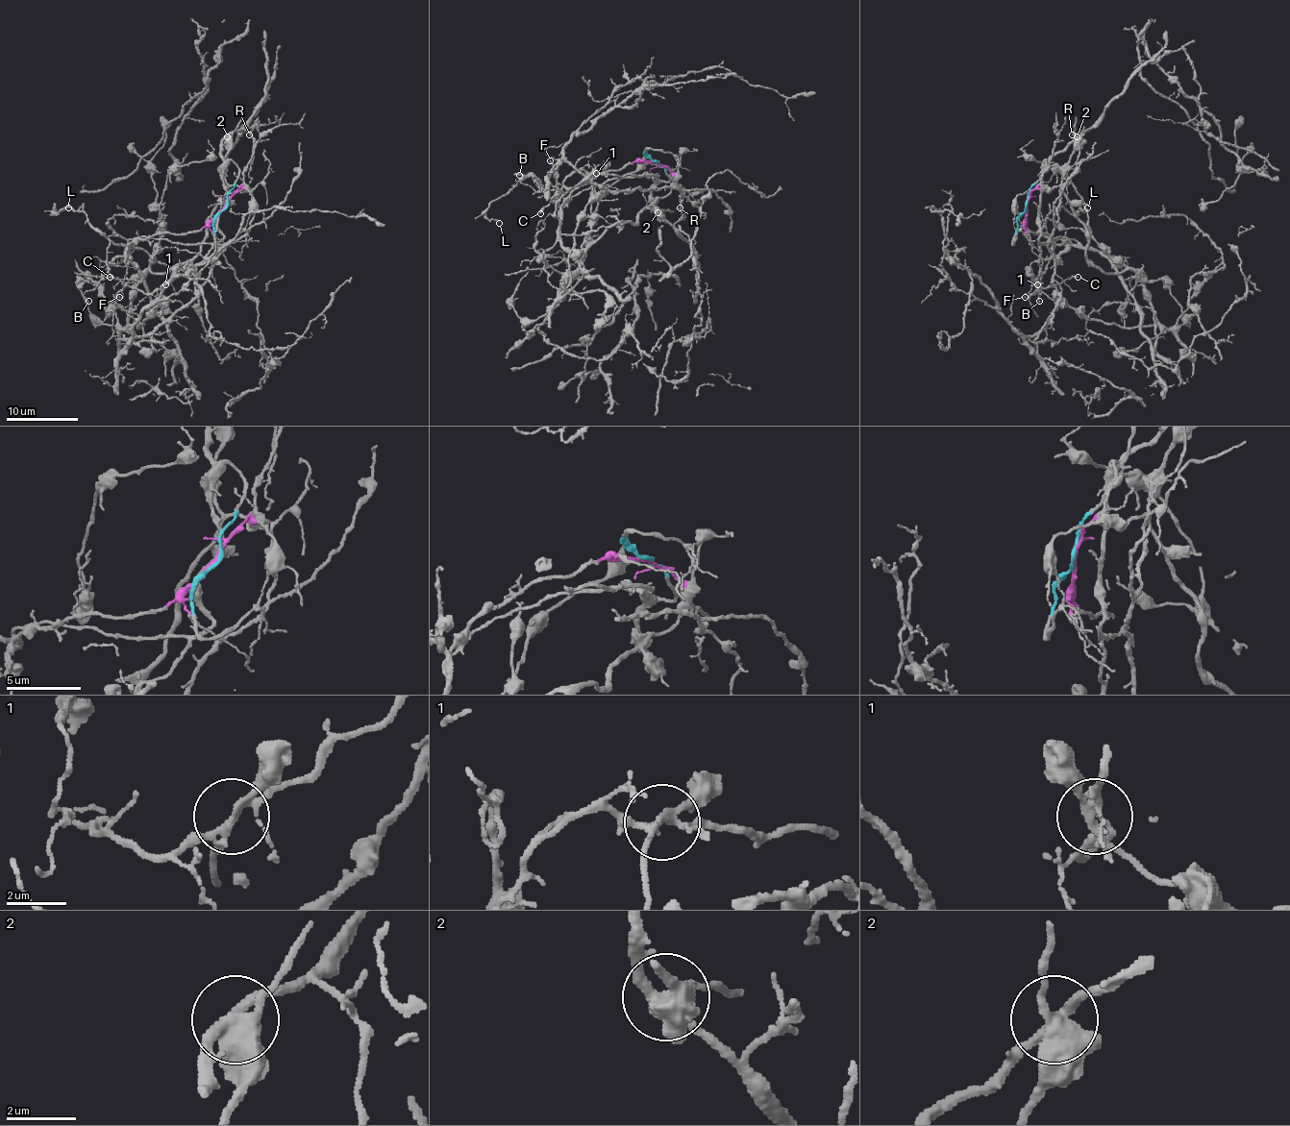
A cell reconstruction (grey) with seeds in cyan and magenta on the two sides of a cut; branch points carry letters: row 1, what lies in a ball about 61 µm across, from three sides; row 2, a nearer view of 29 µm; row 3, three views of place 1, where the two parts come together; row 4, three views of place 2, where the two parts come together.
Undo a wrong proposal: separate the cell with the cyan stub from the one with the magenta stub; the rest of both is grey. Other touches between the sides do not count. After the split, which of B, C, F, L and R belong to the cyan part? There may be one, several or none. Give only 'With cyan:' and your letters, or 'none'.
With cyan: C, R

